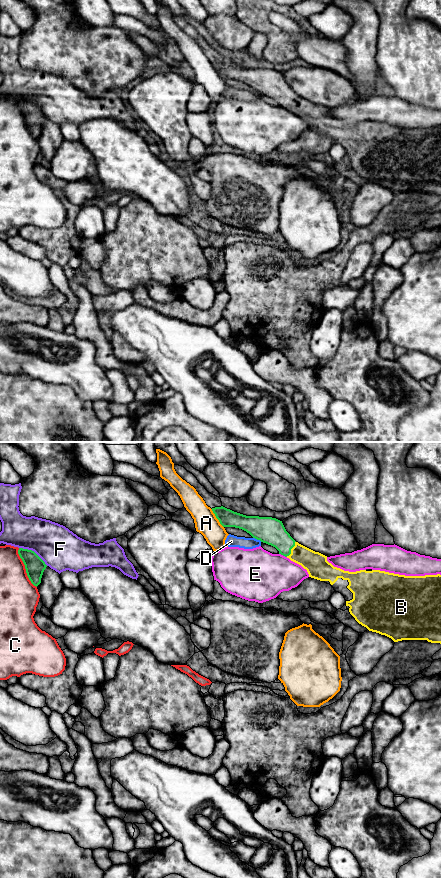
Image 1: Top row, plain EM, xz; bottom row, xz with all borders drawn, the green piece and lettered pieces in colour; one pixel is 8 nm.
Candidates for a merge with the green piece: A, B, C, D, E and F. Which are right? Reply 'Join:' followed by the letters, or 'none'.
Join: B

